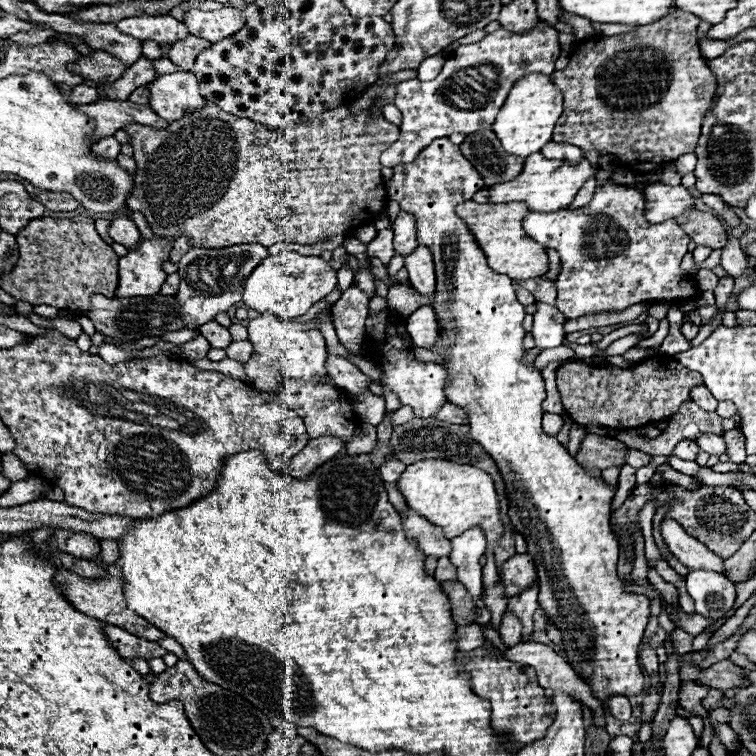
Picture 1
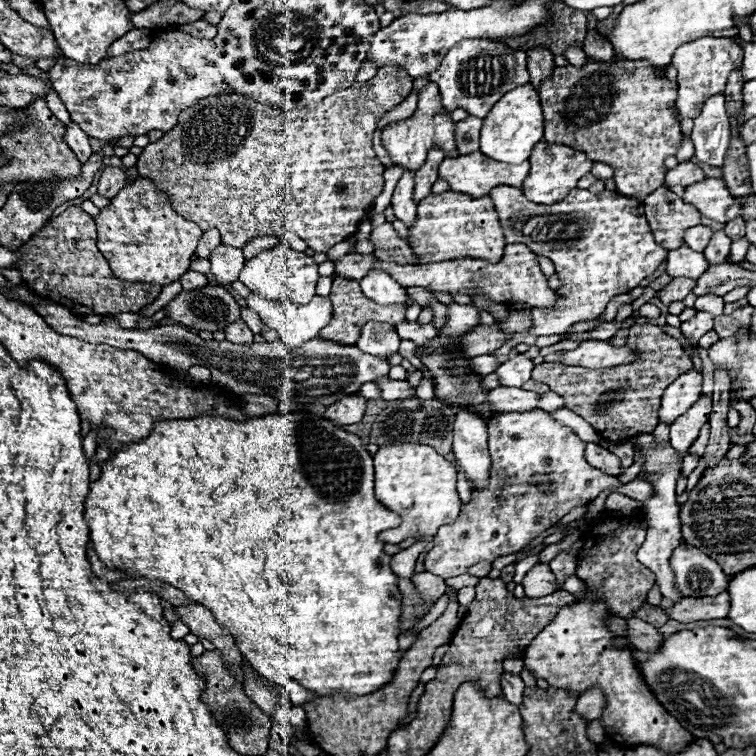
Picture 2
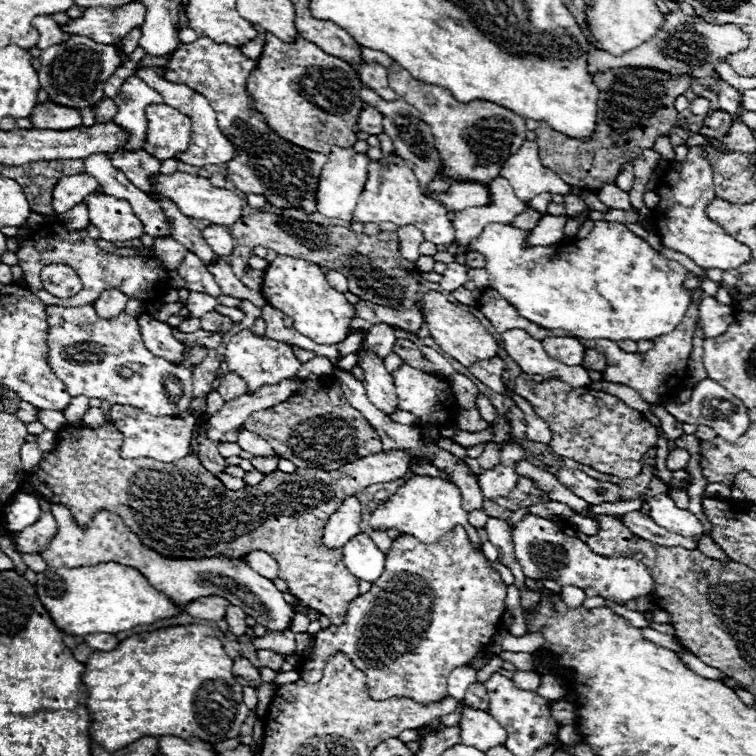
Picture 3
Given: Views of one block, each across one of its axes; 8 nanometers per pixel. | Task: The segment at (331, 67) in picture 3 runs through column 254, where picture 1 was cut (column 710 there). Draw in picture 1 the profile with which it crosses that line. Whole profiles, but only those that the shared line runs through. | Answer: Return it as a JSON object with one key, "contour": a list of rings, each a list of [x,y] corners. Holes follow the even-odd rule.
{"contour":[[[674,10],[660,18],[660,22],[640,26],[632,32],[580,42],[570,56],[570,64],[552,74],[552,82],[564,94],[564,112],[556,122],[552,140],[568,142],[582,150],[598,150],[600,154],[608,152],[636,172],[652,172],[664,162],[694,152],[702,120],[712,108],[718,86],[708,60],[700,52],[698,24],[700,18]]]}

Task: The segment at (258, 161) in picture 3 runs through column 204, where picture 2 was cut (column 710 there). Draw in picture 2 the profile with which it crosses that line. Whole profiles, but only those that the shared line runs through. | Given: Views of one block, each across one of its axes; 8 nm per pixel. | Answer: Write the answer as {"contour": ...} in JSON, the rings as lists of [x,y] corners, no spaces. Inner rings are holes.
{"contour":[[[702,38],[694,40],[690,44],[682,44],[674,58],[672,64],[678,68],[678,100],[676,108],[684,118],[694,120],[700,114],[700,108],[704,106],[704,100],[708,96],[716,96],[724,92],[728,76],[732,74],[732,68],[740,68],[744,60],[744,50],[742,50],[742,40],[734,38]]]}

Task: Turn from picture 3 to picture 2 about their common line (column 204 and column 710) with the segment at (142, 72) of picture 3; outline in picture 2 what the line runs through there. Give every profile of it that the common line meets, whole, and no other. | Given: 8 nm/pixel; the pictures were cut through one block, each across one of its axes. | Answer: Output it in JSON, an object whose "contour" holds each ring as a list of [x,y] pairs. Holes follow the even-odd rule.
{"contour":[[[722,94],[708,98],[702,108],[702,114],[694,120],[694,130],[690,138],[694,142],[698,162],[710,166],[724,164],[724,156],[730,142],[730,122]]]}

